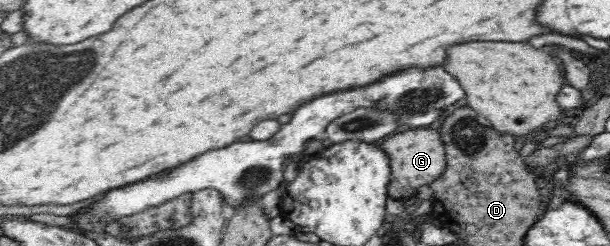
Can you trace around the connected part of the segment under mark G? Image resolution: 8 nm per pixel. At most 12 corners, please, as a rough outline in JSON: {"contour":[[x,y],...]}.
{"contour":[[436,127],[378,143],[388,157],[387,196],[414,198],[445,167]]}

